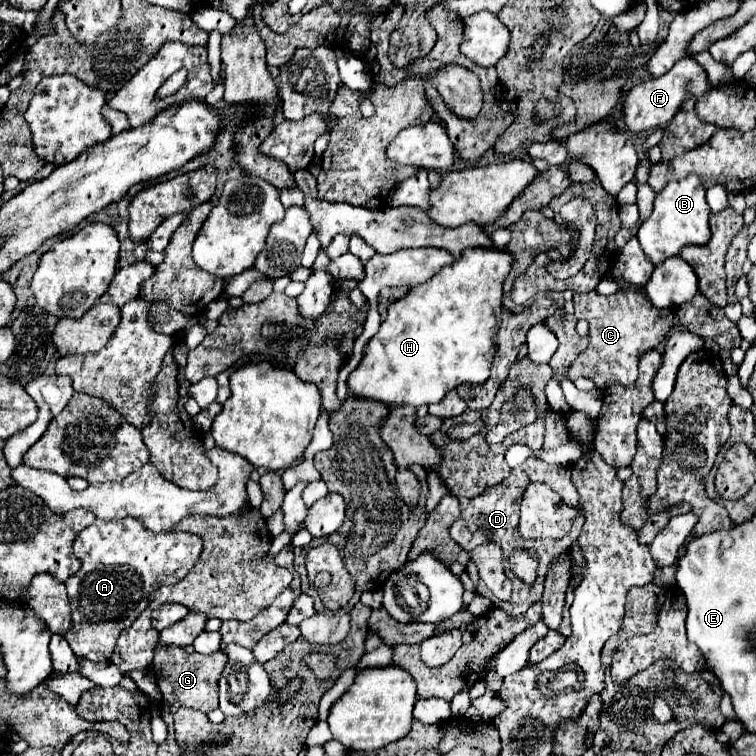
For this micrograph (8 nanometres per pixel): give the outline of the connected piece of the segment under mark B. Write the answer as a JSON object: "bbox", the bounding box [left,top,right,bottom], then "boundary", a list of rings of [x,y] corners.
{"bbox":[638,176,710,264],"boundary":[[[688,176],[684,180],[666,184],[666,188],[656,194],[652,214],[642,222],[638,230],[638,240],[646,258],[652,264],[662,264],[662,260],[678,254],[682,246],[706,244],[710,240],[708,216],[710,208],[706,202],[706,188],[696,176]]]}

